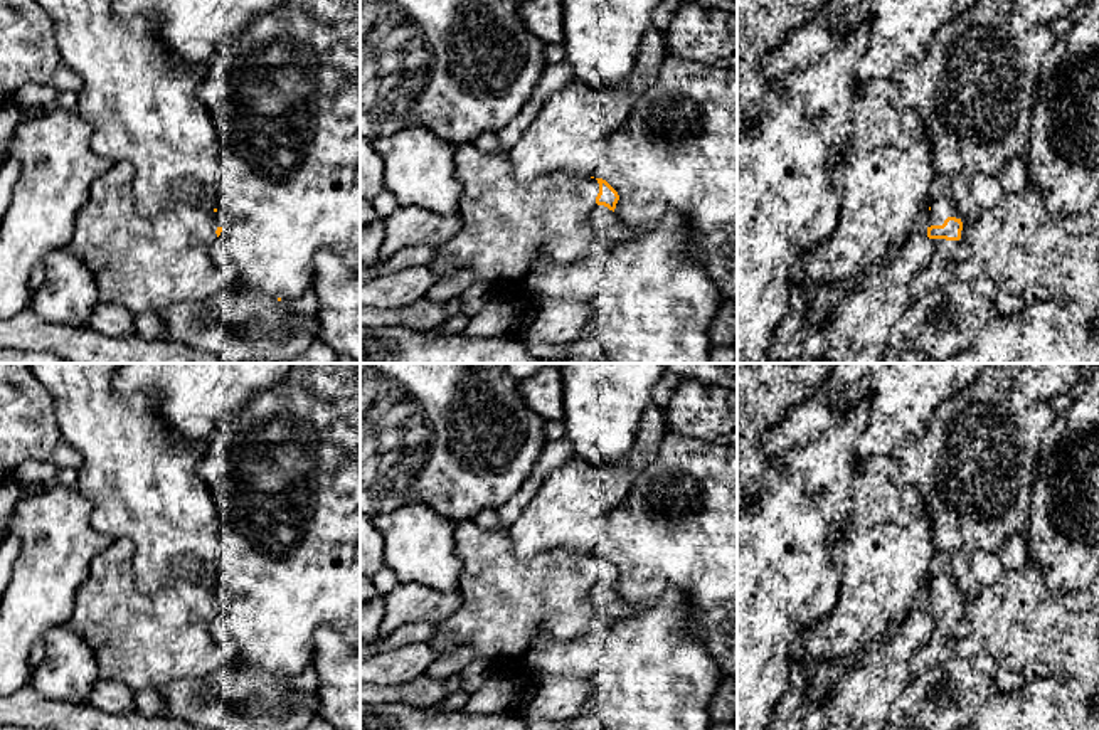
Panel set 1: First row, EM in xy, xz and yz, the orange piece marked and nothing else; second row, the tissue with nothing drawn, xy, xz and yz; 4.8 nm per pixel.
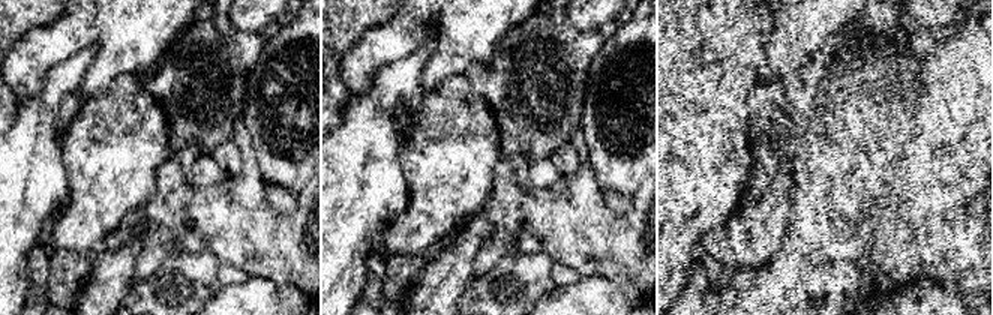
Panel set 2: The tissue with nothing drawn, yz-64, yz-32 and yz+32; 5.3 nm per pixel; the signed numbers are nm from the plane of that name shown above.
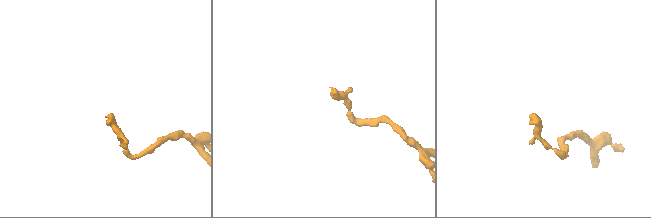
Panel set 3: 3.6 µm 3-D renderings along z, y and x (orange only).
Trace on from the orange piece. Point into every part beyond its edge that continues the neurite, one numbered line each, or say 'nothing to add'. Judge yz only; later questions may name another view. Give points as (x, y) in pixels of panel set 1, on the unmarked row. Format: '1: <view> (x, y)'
1: yz (1017, 623)

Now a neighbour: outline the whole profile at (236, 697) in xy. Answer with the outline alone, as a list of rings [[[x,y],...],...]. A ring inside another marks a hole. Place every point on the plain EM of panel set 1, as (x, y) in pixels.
[[[232,661],[207,678],[172,681],[162,696],[172,718],[205,730],[305,730],[320,713],[316,693],[274,683],[264,671],[241,661]]]

